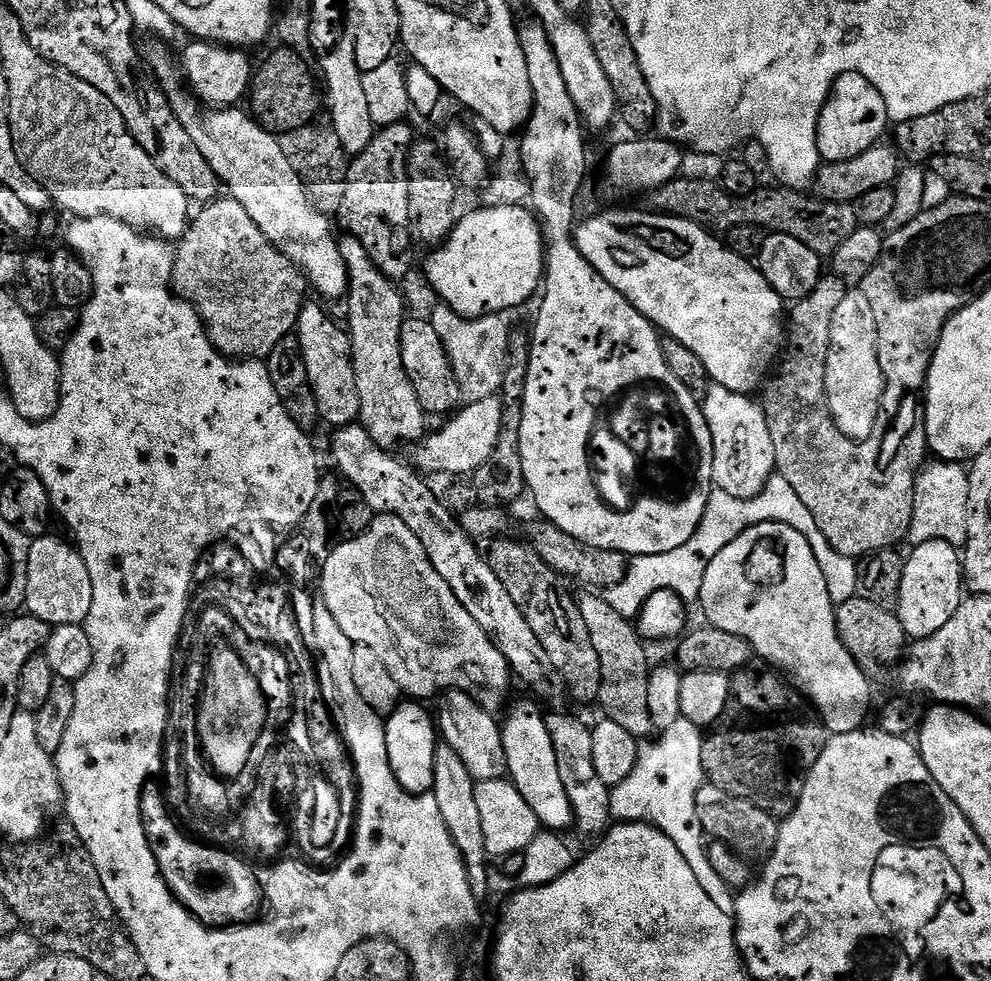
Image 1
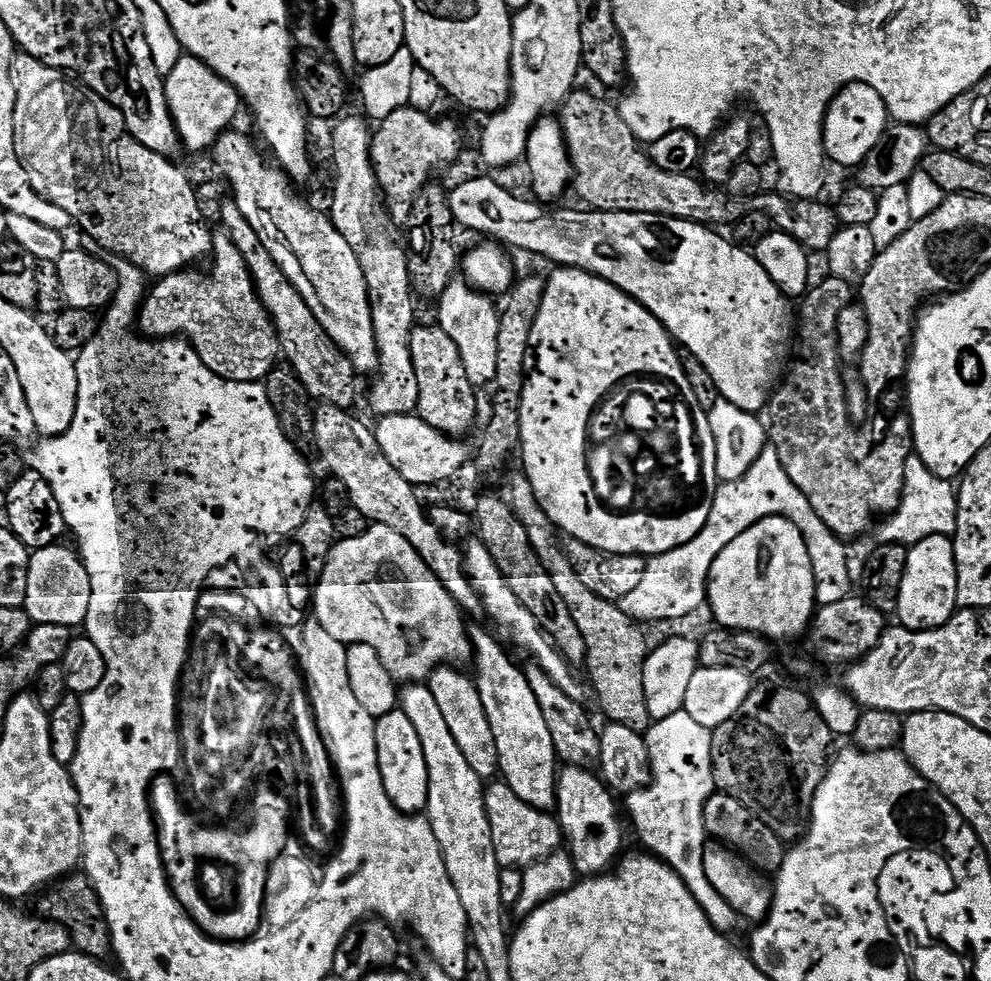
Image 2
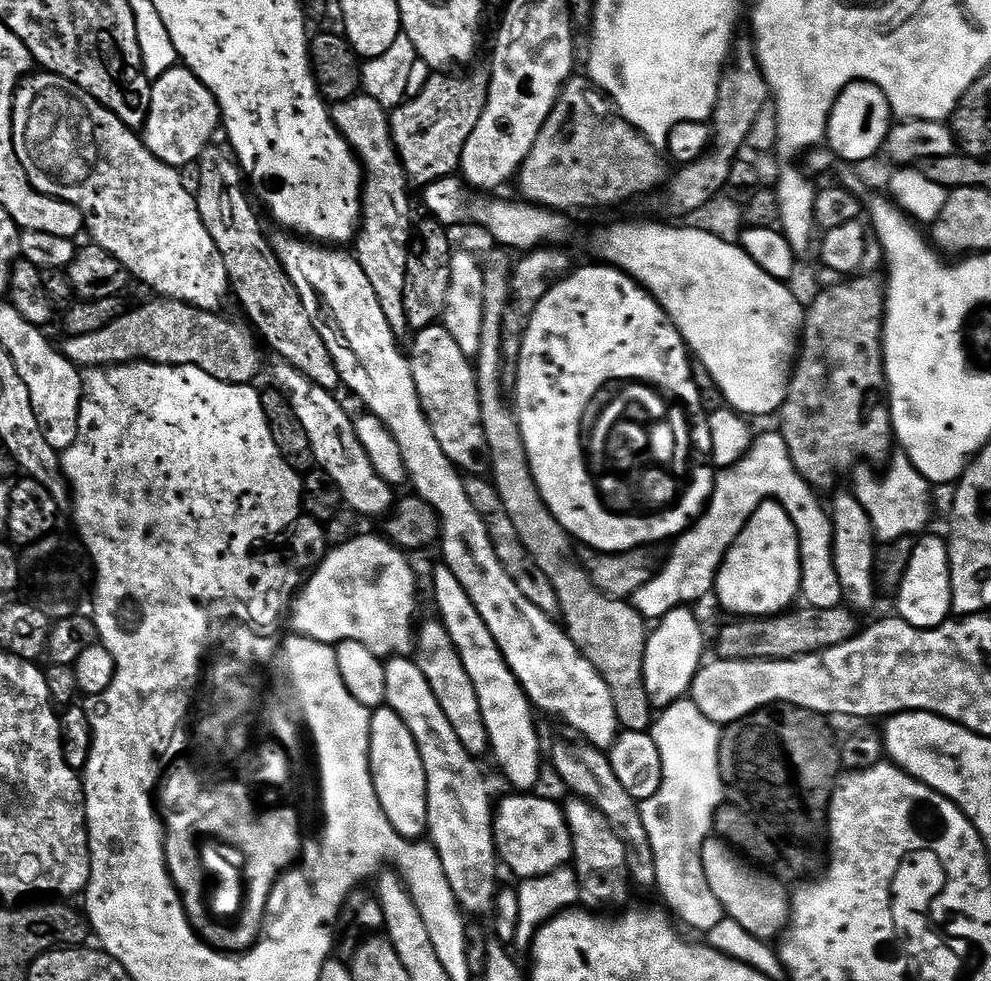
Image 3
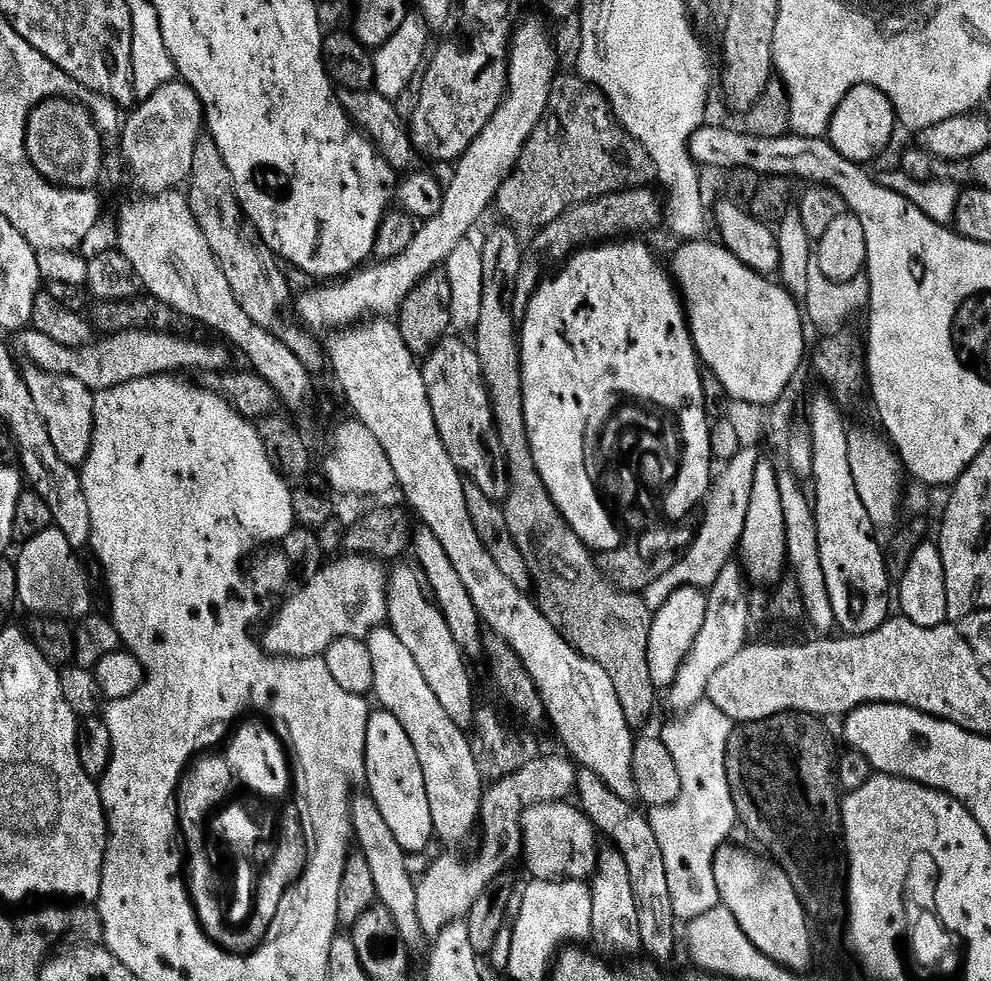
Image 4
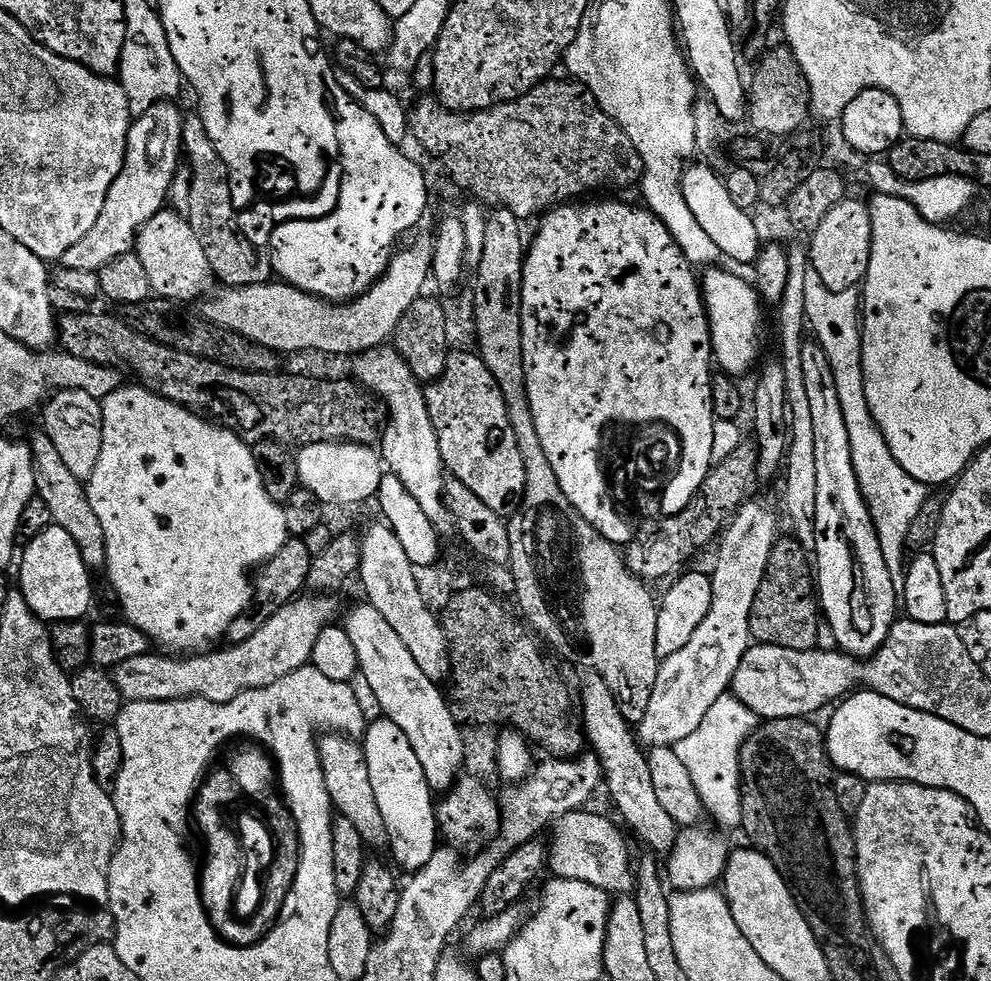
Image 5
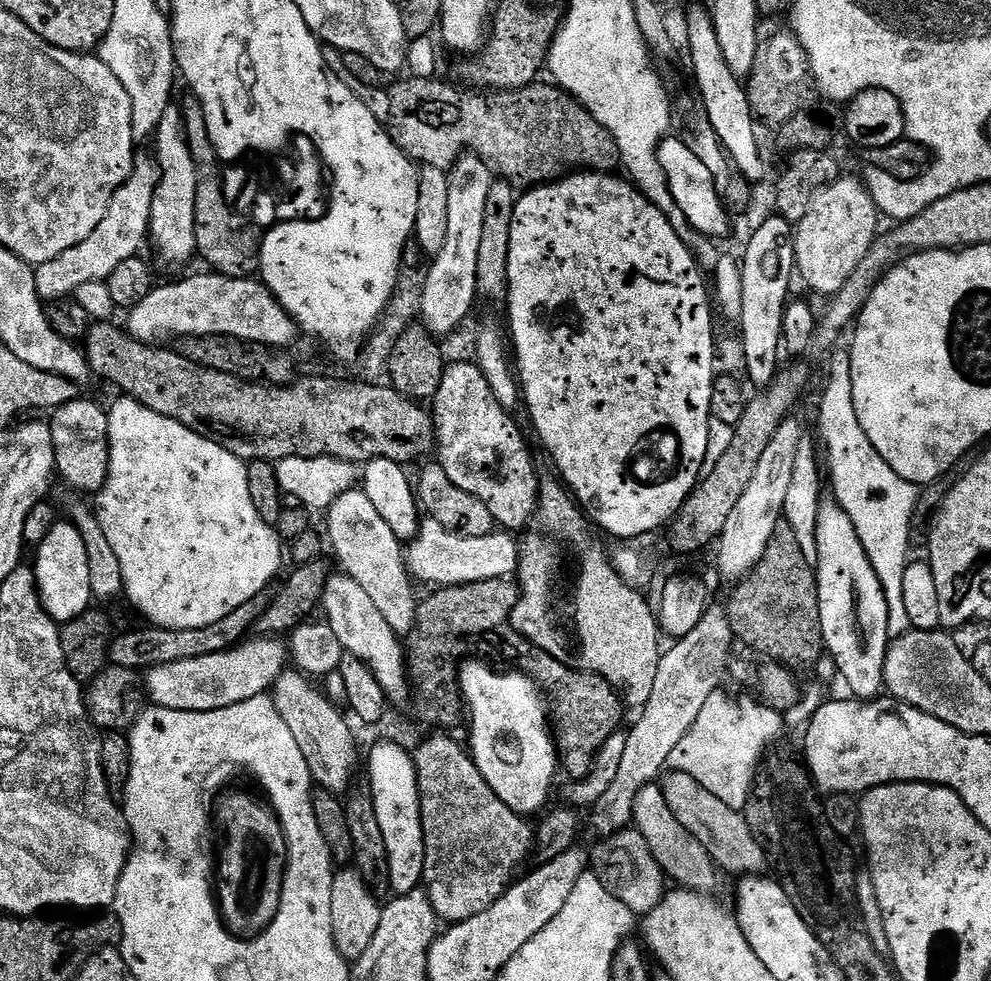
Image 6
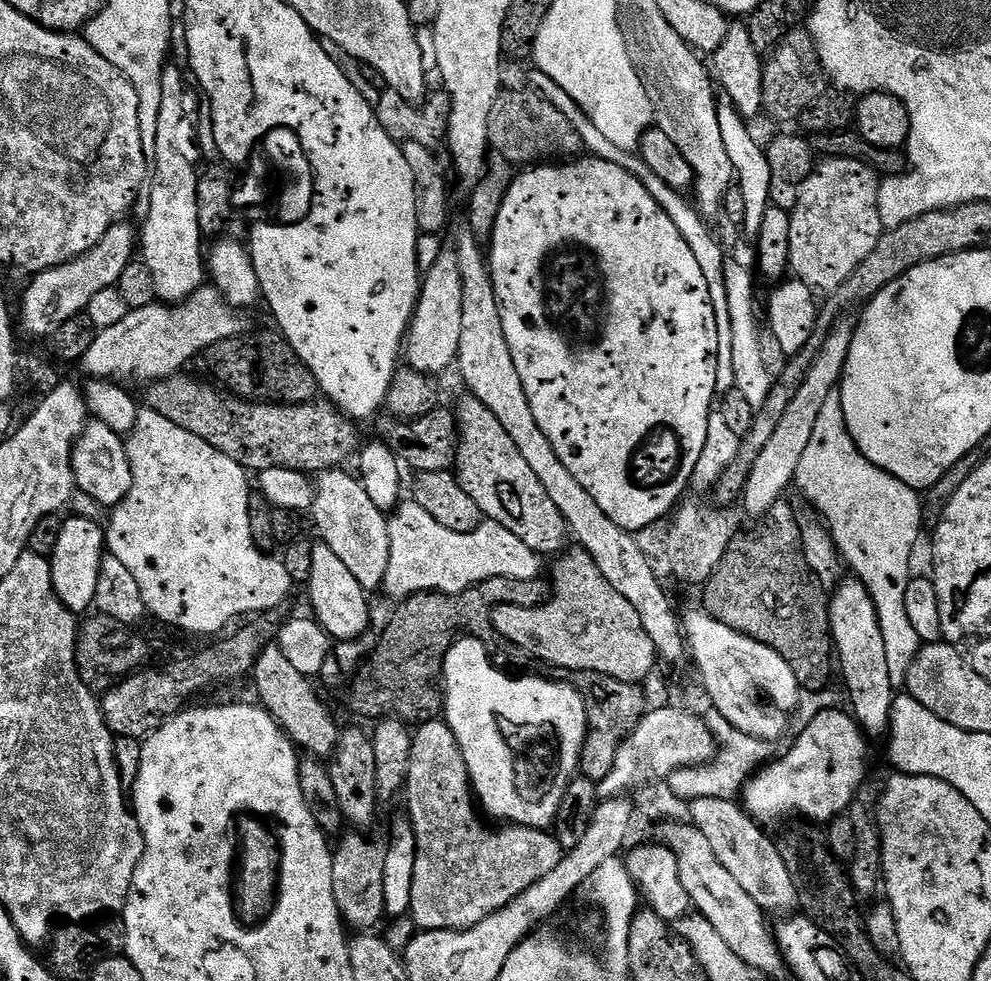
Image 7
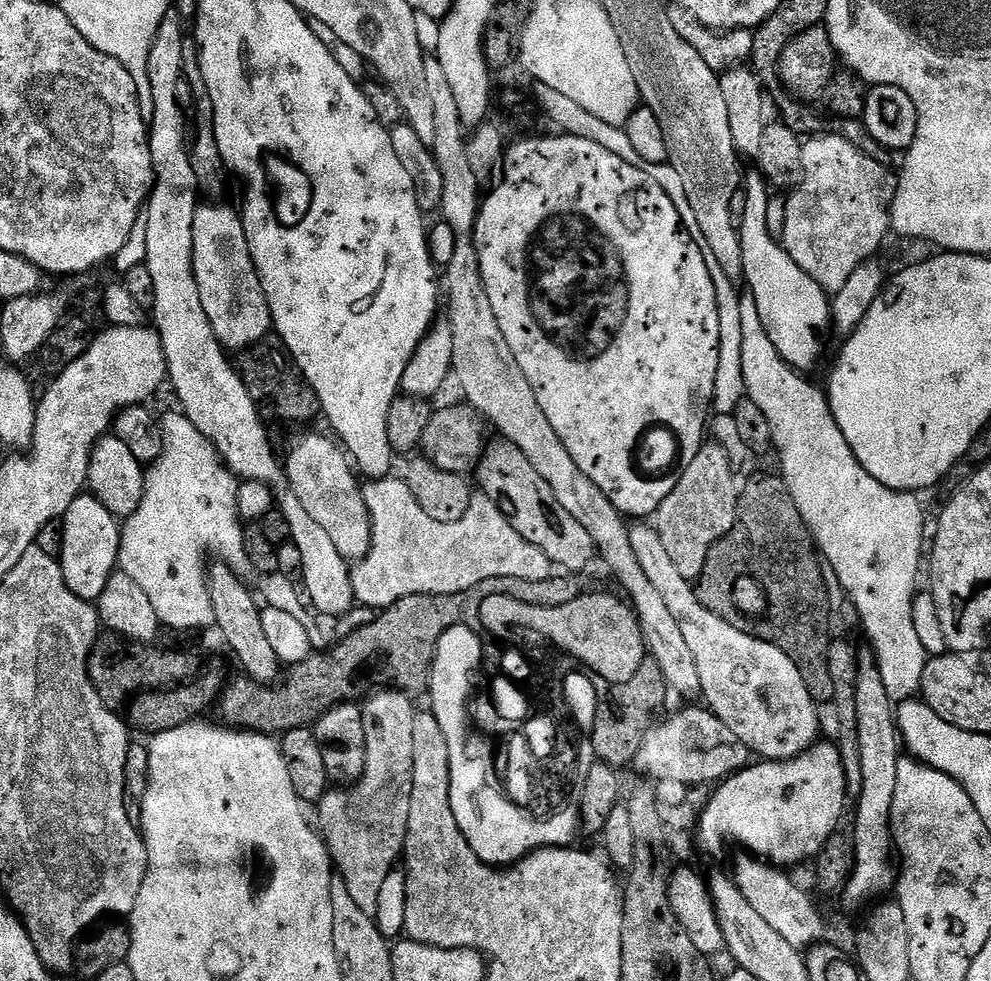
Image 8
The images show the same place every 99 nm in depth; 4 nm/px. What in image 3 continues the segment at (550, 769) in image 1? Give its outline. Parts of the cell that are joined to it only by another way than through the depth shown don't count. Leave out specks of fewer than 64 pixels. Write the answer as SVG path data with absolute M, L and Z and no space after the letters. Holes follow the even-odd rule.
M437 563L438 566L432 572L432 596L436 599L438 619L444 625L446 634L450 634L450 642L458 650L458 658L462 658L462 666L466 666L466 674L470 674L470 682L474 682L474 691L478 694L478 706L482 706L482 722L486 722L486 734L488 735L488 747L491 759L496 759L500 772L513 784L515 791L520 794L528 794L540 780L540 732L536 729L536 716L532 701L522 690L518 678L506 666L503 652L498 648L494 635L478 614L478 609L470 600L470 595L462 588L458 579L451 573L445 563Z

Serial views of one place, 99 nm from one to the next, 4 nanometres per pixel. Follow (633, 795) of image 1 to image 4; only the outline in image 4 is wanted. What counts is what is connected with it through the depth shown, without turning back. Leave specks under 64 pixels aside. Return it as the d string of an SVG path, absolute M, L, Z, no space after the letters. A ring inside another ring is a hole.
M707 698L701 700L690 711L672 719L676 720L665 726L662 739L666 750L670 750L670 755L678 766L680 793L673 804L651 809L647 818L654 830L654 838L658 838L662 858L666 861L666 879L670 886L670 898L674 901L676 919L689 922L721 905L718 882L714 882L714 854L723 844L729 843L731 836L728 835L738 828L736 807L726 774L726 750L734 731L734 722Z

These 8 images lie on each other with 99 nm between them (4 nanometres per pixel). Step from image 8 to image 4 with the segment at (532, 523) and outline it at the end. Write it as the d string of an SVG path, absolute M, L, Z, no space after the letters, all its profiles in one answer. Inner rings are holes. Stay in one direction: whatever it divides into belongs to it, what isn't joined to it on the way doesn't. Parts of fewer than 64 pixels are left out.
M455 334L449 335L423 357L422 371L438 434L454 466L465 481L478 486L492 501L502 502L508 496L508 467L496 433L492 403L475 347L469 341L467 344L459 340Z

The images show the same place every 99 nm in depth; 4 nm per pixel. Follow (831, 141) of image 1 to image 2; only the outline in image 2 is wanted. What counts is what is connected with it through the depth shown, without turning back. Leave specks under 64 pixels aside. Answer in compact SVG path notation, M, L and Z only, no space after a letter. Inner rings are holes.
M848 84L840 89L828 106L824 116L824 154L829 161L841 164L844 168L855 169L878 146L882 134L890 126L890 113L882 94L874 86Z

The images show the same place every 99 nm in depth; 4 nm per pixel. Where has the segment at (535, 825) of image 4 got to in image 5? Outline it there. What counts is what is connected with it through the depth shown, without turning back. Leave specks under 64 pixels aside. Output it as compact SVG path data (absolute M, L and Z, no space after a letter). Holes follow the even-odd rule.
M588 811L571 812L551 825L552 840L548 850L551 875L562 880L590 882L590 886L598 886L598 890L609 894L631 893L636 887L636 873L634 856L632 860L632 852L628 849L629 837L620 833L621 825L615 819L607 820Z

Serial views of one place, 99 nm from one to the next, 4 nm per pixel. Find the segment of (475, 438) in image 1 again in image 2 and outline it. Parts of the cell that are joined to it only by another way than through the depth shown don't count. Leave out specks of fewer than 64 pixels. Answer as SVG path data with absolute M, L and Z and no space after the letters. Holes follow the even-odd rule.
M386 415L379 417L376 423L374 431L379 448L394 470L413 486L449 480L467 465L467 460L469 463L470 450L468 452L465 441L434 430L419 415Z

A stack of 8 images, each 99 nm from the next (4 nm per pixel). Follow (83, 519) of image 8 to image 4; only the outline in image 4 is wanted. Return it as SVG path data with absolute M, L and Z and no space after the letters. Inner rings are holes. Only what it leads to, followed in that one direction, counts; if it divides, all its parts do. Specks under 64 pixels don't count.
M55 526L42 530L42 534L23 541L19 548L20 553L14 556L14 563L18 574L16 599L21 609L24 607L28 614L55 614L60 618L83 618L93 611L92 596L88 593L88 580L76 561L77 549L72 548L70 542L66 542L66 534L62 534L62 530Z

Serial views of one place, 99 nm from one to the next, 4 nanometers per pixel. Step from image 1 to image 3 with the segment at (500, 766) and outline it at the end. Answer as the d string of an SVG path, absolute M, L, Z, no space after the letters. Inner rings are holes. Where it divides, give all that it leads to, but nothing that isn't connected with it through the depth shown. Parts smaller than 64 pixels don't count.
M432 618L419 625L416 634L414 659L416 665L426 674L426 682L430 682L430 690L434 690L434 698L438 698L438 706L446 713L450 726L454 726L454 734L458 734L458 742L466 746L470 755L477 758L487 757L488 735L486 722L482 722L482 706L478 706L478 694L474 691L474 682L470 682L470 674L466 674L466 666L462 666L462 658L458 658L458 650L454 642L450 642L450 634L446 634L444 625L439 619Z

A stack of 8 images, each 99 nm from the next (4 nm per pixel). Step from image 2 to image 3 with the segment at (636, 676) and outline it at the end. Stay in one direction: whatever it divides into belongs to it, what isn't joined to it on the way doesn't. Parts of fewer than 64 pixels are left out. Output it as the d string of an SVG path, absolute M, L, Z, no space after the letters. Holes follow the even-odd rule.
M496 250L488 257L483 257L484 277L482 278L482 342L478 354L474 357L476 381L480 391L480 409L482 410L482 430L484 431L484 443L488 449L490 461L490 479L498 490L498 498L502 498L502 510L510 518L518 538L522 538L522 546L538 562L538 570L550 578L550 586L554 586L554 594L558 594L560 603L559 619L562 627L568 633L574 646L588 661L602 674L606 686L610 686L610 694L614 698L614 710L618 714L618 722L625 732L647 732L654 723L654 709L650 698L646 694L646 682L644 681L644 651L648 641L649 629L640 612L633 608L628 600L613 600L604 592L599 592L594 582L588 577L588 571L578 559L577 549L568 531L550 514L542 494L538 490L538 482L534 482L534 474L530 470L530 458L526 454L526 442L522 442L522 430L516 417L513 405L504 397L504 351L502 350L502 322L506 314L506 306L512 301L510 282L512 281L513 257L507 251Z

